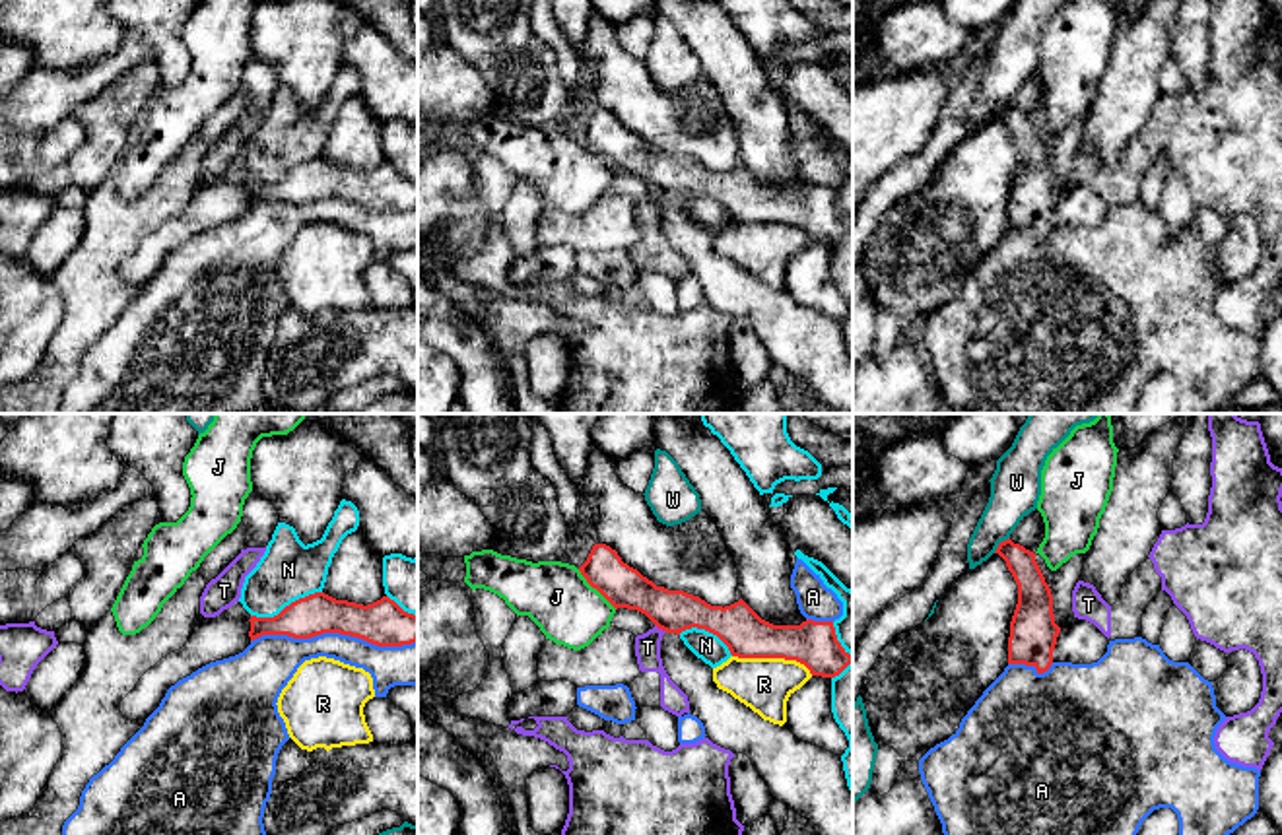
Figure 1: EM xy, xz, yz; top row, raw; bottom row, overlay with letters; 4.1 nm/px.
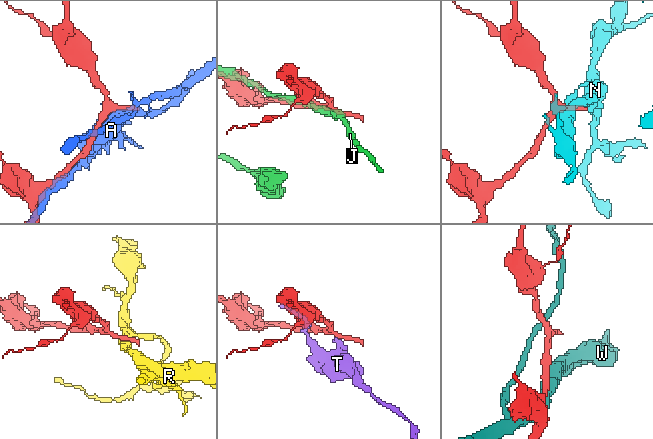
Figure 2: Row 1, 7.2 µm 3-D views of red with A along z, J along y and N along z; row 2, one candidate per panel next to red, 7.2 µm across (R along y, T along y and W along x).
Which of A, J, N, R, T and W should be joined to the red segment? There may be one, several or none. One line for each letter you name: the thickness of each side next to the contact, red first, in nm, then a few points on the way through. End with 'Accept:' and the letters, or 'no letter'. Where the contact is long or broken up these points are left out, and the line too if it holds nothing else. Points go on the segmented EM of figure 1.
Accept: no letter

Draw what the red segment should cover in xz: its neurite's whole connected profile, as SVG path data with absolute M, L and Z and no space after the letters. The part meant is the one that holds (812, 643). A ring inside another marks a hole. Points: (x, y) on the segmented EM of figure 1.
M594 544L579 571L616 610L637 610L666 633L705 629L738 658L796 660L822 678L835 678L853 662L837 641L833 621L773 625L742 598L725 608L711 606L684 590L657 586L606 544Z

